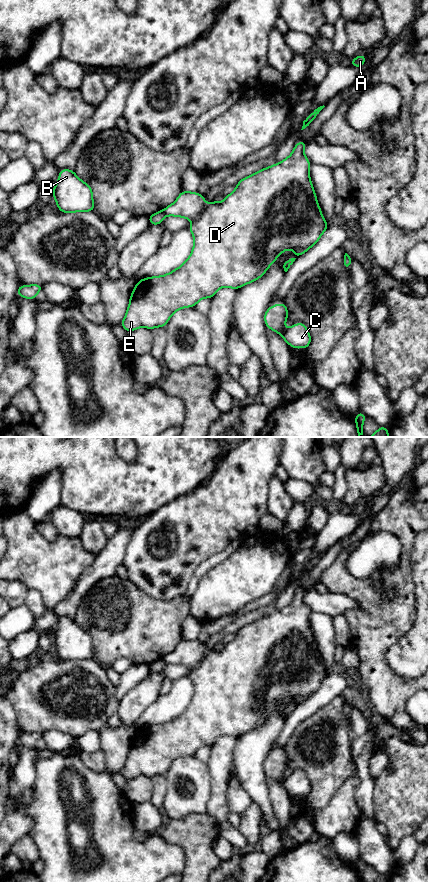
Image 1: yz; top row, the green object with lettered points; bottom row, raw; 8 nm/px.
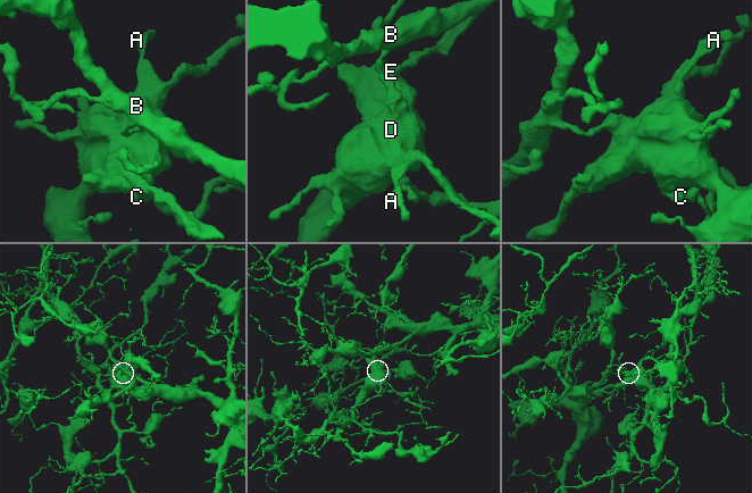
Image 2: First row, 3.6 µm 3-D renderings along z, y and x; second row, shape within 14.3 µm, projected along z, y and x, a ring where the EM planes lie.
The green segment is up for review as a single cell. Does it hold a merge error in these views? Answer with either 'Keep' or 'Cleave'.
Cleave

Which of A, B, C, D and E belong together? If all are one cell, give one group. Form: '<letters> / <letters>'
A C D E / B

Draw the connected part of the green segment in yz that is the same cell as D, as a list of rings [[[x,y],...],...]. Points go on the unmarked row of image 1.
[[[300,588],[289,605],[241,627],[235,638],[220,651],[214,648],[206,654],[206,645],[198,640],[183,638],[176,649],[163,658],[166,664],[183,665],[194,669],[188,676],[193,683],[194,694],[190,704],[178,716],[162,724],[152,724],[138,729],[130,743],[126,763],[121,770],[121,774],[127,780],[140,775],[151,778],[165,775],[177,758],[195,755],[203,746],[212,747],[222,735],[236,738],[247,733],[263,725],[282,700],[291,697],[298,706],[318,690],[329,673],[322,663],[310,627],[311,611],[304,602],[305,594],[306,590]]]

